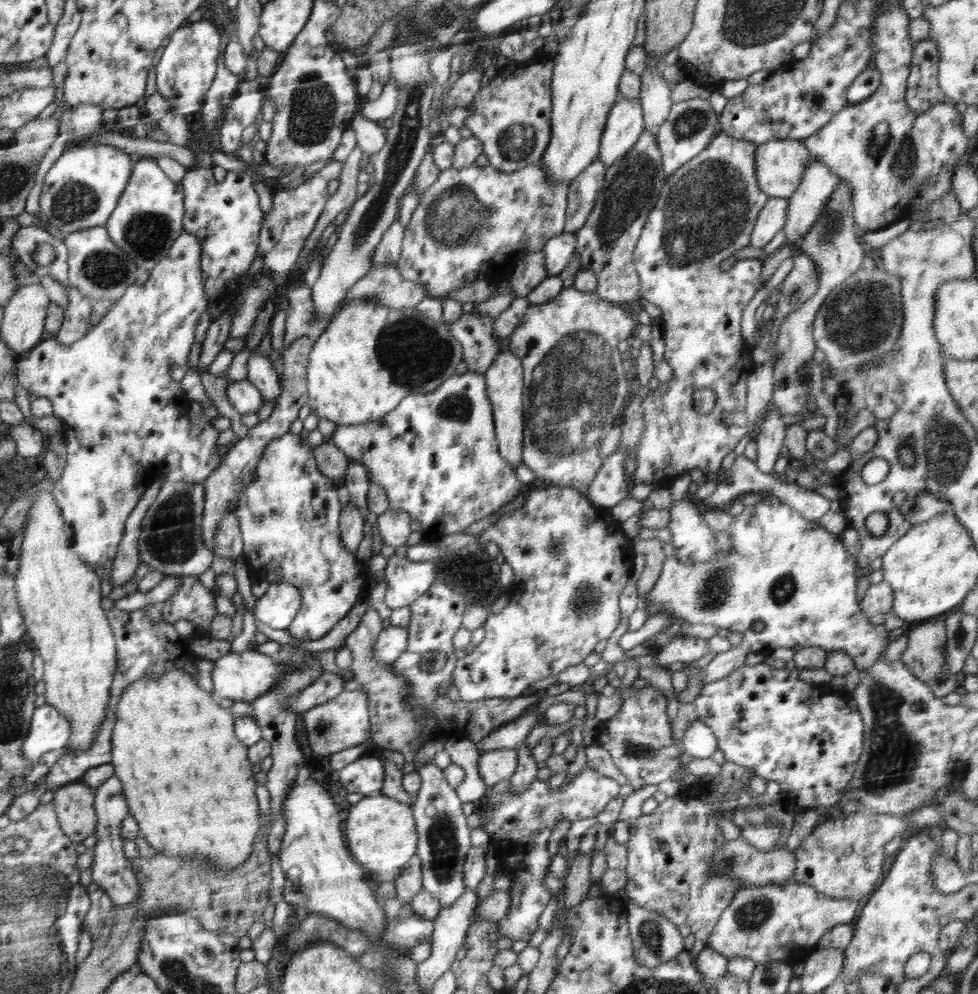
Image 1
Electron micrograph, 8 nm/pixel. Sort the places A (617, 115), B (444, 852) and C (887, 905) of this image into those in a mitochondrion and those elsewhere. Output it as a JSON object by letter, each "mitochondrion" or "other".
{"A":"other","B":"mitochondrion","C":"other"}

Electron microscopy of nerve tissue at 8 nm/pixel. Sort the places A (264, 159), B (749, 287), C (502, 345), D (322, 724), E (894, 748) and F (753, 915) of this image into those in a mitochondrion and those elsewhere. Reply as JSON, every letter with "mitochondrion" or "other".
{"A":"other","B":"other","C":"other","D":"mitochondrion","E":"mitochondrion","F":"mitochondrion"}

